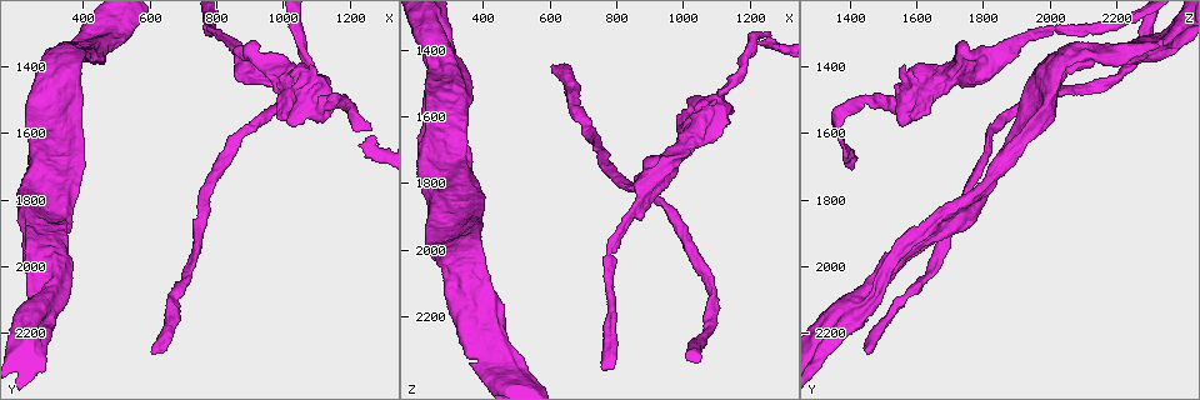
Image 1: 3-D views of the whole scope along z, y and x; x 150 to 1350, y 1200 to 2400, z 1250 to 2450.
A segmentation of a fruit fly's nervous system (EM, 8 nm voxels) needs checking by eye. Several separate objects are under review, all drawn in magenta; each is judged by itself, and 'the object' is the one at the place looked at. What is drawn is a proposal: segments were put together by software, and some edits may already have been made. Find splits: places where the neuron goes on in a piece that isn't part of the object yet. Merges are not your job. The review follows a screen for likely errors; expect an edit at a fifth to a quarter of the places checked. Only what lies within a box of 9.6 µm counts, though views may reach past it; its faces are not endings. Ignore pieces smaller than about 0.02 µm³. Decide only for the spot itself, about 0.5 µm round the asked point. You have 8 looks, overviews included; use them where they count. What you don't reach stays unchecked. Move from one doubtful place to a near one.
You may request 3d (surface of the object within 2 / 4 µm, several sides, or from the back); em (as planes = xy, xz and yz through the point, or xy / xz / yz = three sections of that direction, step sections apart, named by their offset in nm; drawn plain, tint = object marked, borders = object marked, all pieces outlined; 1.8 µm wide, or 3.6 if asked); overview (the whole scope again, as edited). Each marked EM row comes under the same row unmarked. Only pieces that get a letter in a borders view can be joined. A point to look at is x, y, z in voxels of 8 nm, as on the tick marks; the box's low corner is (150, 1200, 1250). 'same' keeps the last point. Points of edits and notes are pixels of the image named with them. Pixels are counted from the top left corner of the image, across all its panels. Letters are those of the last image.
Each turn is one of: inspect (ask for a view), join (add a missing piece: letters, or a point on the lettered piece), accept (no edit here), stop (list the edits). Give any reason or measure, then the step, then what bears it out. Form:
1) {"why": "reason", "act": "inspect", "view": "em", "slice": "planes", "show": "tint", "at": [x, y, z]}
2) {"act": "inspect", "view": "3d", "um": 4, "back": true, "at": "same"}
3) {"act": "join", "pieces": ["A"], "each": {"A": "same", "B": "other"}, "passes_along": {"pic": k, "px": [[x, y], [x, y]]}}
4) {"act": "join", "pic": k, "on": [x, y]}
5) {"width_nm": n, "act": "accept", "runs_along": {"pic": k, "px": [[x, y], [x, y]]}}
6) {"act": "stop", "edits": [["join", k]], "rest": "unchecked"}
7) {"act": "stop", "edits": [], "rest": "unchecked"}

{"why": "an open end", "act": "inspect", "view": "3d", "um": 2, "at": [610, 2260, 1450]}

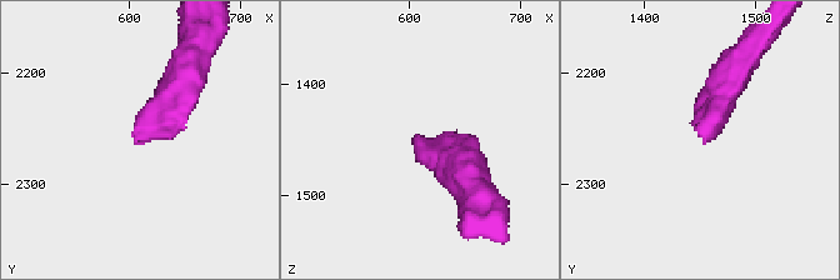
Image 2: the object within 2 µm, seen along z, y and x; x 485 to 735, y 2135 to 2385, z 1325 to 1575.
{"act": "inspect", "view": "em", "slice": "planes", "show": "tint", "at": [602, 2258, 1450]}

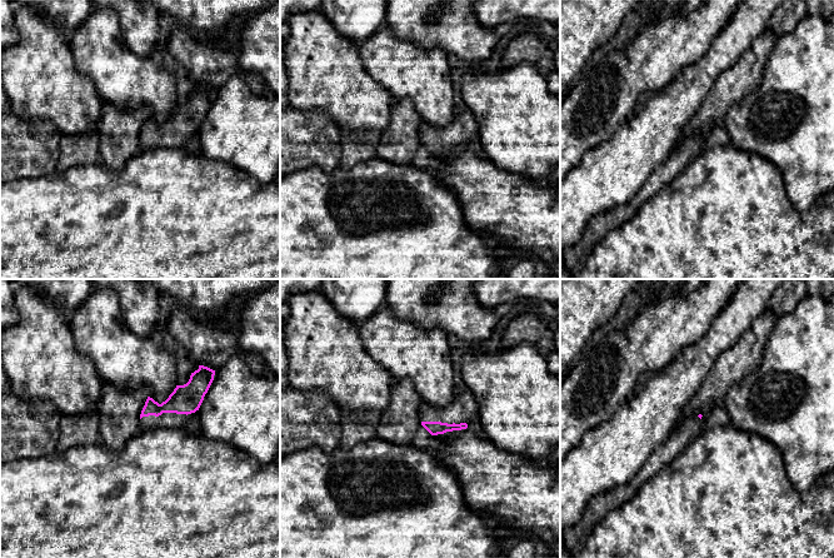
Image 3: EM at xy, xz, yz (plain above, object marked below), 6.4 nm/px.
{"act": "inspect", "view": "em", "slice": "planes", "show": "borders", "at": "same"}

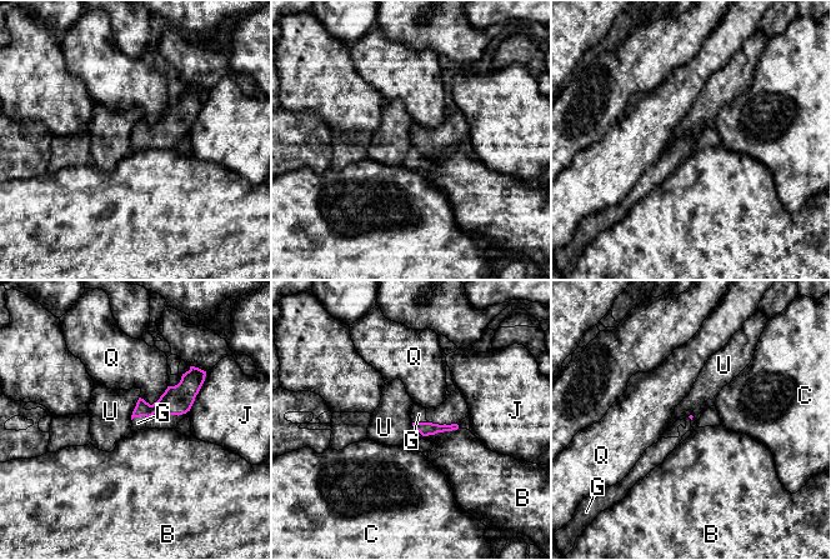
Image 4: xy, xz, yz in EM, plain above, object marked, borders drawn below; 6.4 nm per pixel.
{"act": "join", "pieces": ["G"], "each": {"B": "other", "C": "other", "G": "same", "J": "other", "Q": "other", "U": "other"}, "found": "the neuron continues"}

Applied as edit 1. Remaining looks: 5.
{"why": "thick end", "act": "inspect", "view": "3d", "um": 4, "at": [1150, 1530, 1580]}

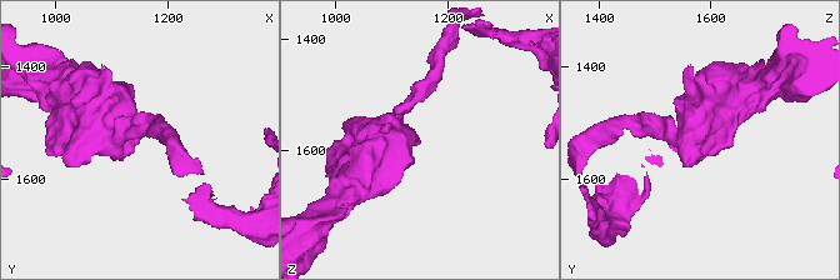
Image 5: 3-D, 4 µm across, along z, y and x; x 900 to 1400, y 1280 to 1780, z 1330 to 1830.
{"act": "inspect", "view": "em", "slice": "xy", "step": 16, "show": "borders", "at": [1145, 1535, 1585]}

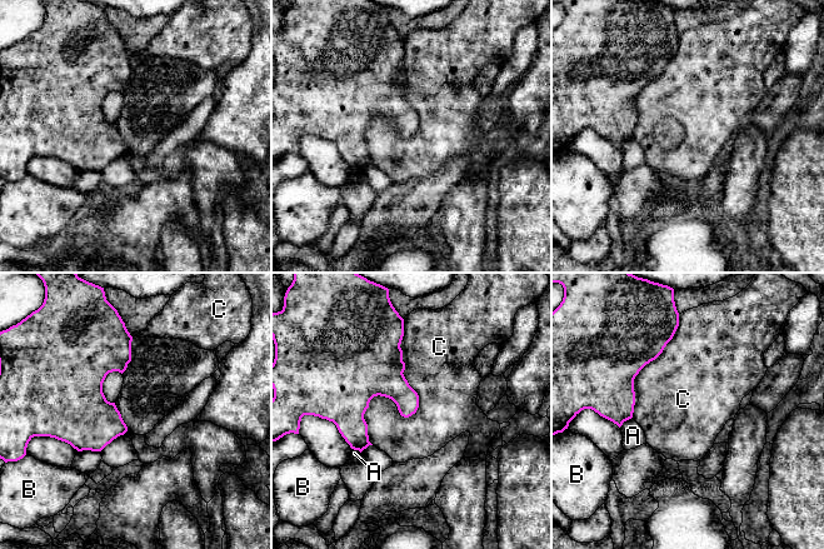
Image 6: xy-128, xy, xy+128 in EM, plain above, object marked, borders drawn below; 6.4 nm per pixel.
{"act": "accept", "each": {"A": "other", "B": "other", "C": "other"}, "border": {"pic": 6, "px": [[404, 327], [371, 444]]}, "found": "none of them fits"}

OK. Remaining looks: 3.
{"why": "an open end", "act": "inspect", "view": "em", "slice": "xz", "step": 16, "show": "tint", "at": [380, 1420, 1970]}

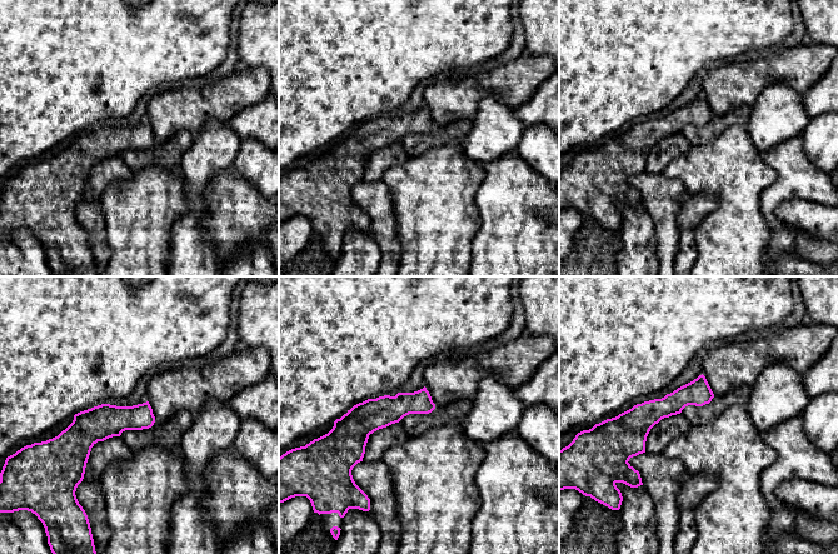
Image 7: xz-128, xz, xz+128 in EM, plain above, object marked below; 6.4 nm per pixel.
{"act": "inspect", "view": "em", "slice": "planes", "show": "borders", "at": "same"}

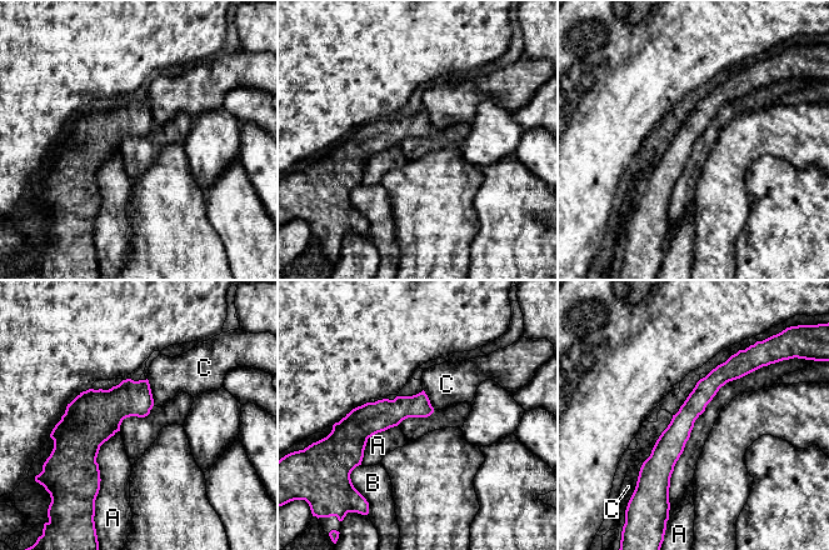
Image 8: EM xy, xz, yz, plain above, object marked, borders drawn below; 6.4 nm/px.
{"act": "accept", "each": {"A": "other", "B": "other", "C": "other"}, "border": {"pic": 8, "px": [[119, 430], [100, 446], [95, 496]]}, "found": "no lettered piece goes on from it"}

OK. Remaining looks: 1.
{"act": "stop", "edits": [["join", 4]], "rest": "unchecked"}

